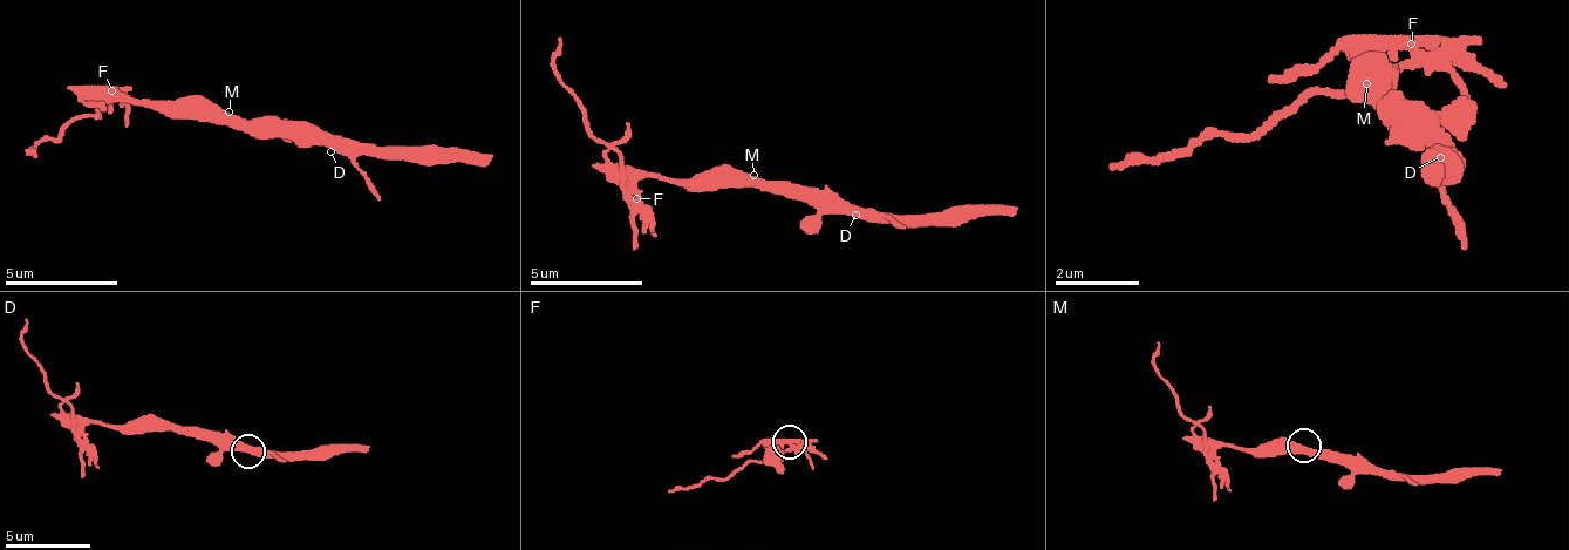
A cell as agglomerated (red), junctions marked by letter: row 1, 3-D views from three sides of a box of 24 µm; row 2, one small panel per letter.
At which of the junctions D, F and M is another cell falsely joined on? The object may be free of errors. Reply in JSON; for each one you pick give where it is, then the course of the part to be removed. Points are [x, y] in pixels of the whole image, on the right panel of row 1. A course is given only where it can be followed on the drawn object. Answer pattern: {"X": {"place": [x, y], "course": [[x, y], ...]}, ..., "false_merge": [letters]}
{"F": {"place": [1411, 43], "course": [[1409, 41], [1377, 83], [1177, 157], [1113, 168]]}, "false_merge": ["F"]}

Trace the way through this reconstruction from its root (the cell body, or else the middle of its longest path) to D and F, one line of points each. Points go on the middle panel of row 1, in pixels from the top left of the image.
D: (743, 187), (805, 187), (810, 191), (833, 191), (855, 215)
F: (743, 187), (681, 187), (675, 181), (657, 181), (647, 175), (635, 187), (635, 197)

